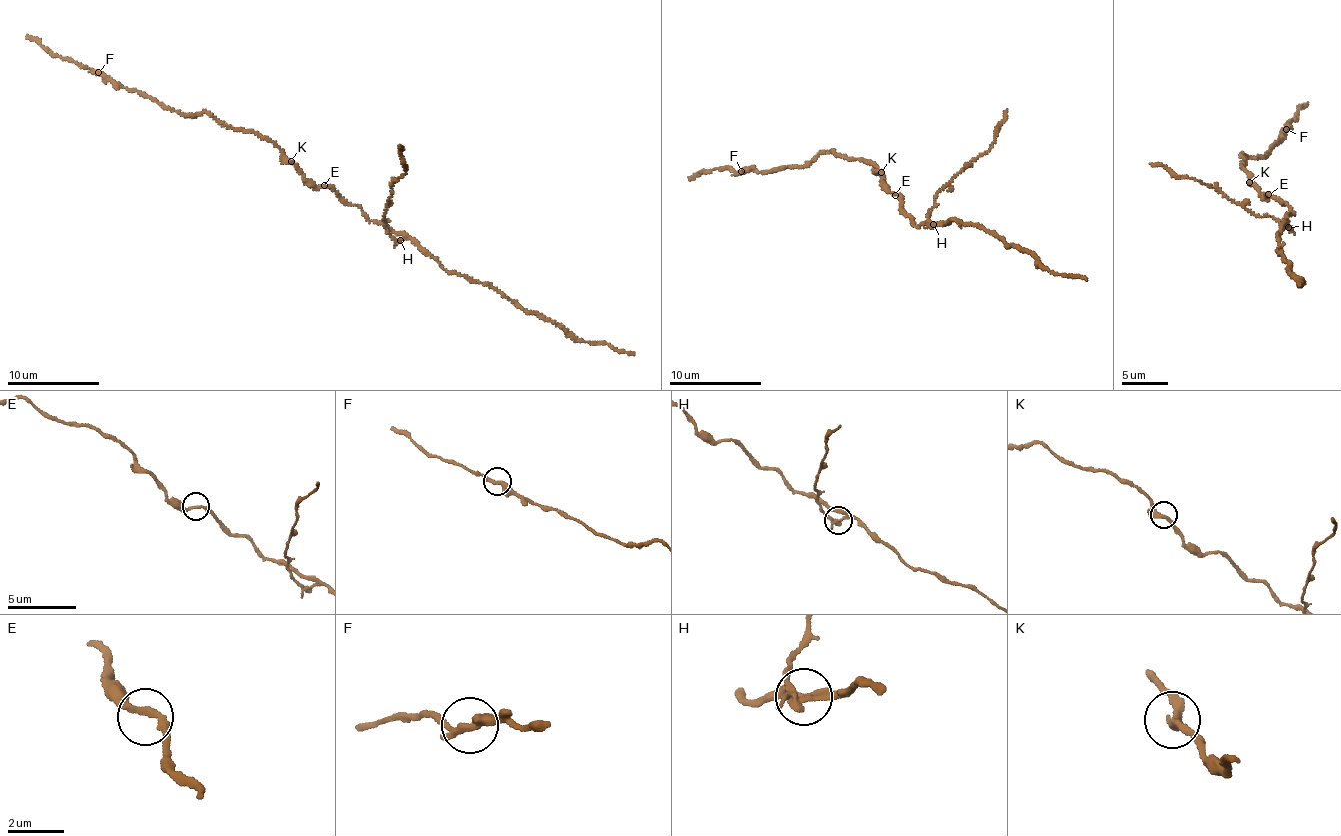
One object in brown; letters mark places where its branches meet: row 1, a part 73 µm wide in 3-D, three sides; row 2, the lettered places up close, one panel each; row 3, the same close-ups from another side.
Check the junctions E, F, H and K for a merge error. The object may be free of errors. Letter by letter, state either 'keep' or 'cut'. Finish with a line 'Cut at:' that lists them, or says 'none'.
E: keep
F: keep
H: cut
K: keep
Cut at: H

